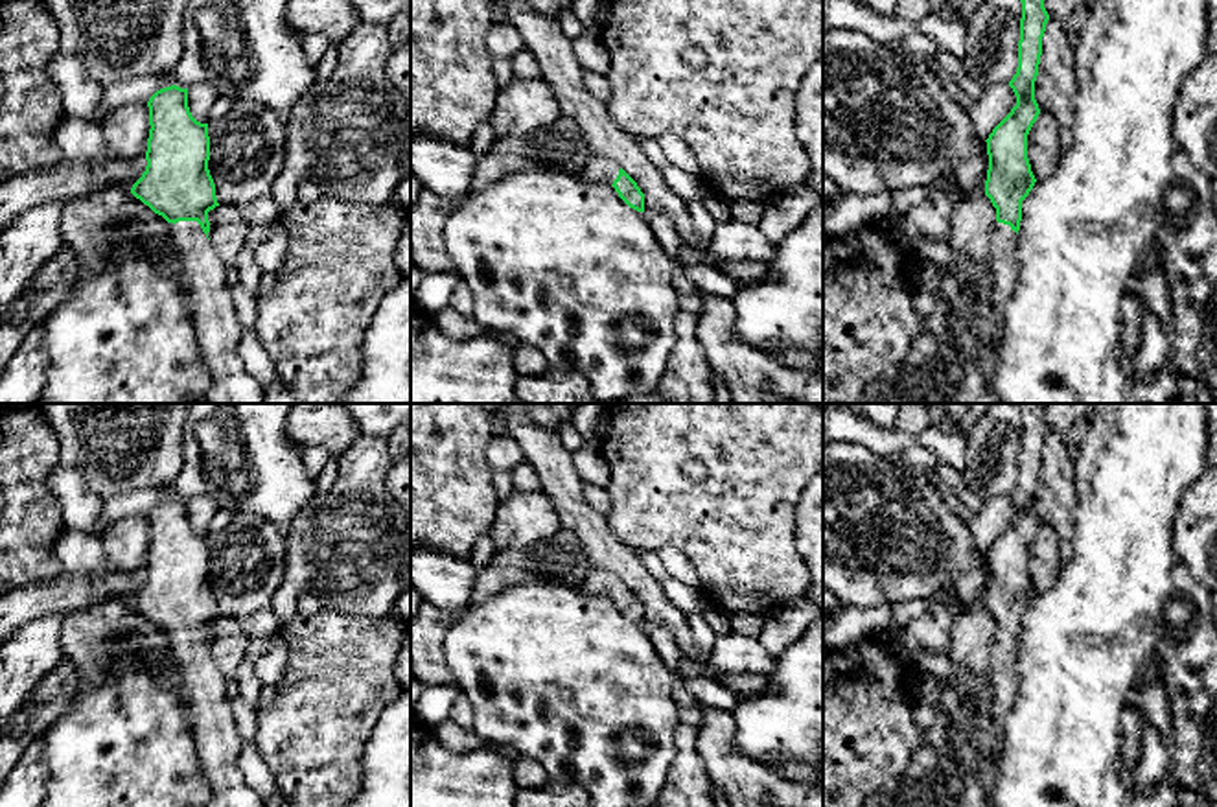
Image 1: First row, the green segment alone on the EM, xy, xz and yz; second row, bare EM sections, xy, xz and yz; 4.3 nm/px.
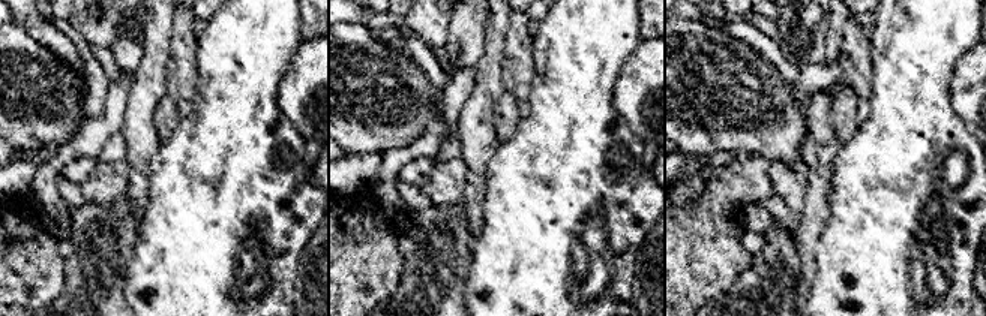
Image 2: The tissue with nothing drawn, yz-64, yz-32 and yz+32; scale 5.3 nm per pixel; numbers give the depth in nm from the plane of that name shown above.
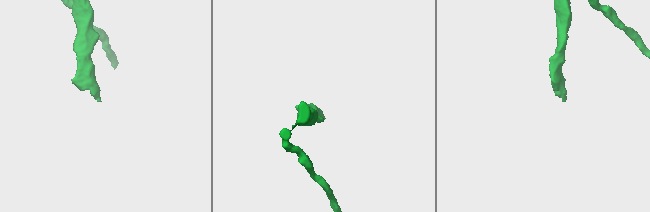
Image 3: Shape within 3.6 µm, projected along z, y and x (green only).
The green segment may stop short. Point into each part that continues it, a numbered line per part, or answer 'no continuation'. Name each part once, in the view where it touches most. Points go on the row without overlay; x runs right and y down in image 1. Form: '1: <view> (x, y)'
1: xy (220, 743)

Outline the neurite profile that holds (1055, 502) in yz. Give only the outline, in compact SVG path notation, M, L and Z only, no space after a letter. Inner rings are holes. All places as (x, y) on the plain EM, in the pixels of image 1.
M1049 431L1042 450L1042 468L1035 494L1038 521L1051 527L1061 540L1075 529L1075 464L1061 433Z

